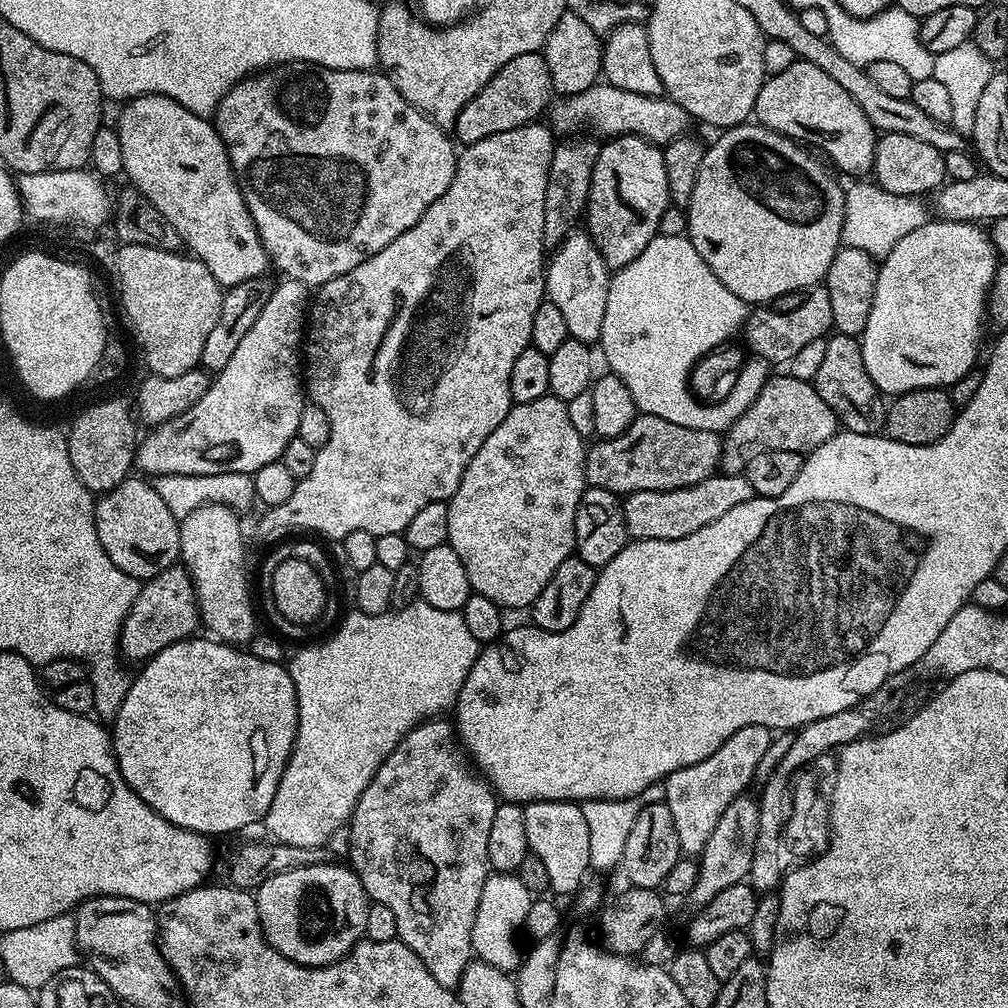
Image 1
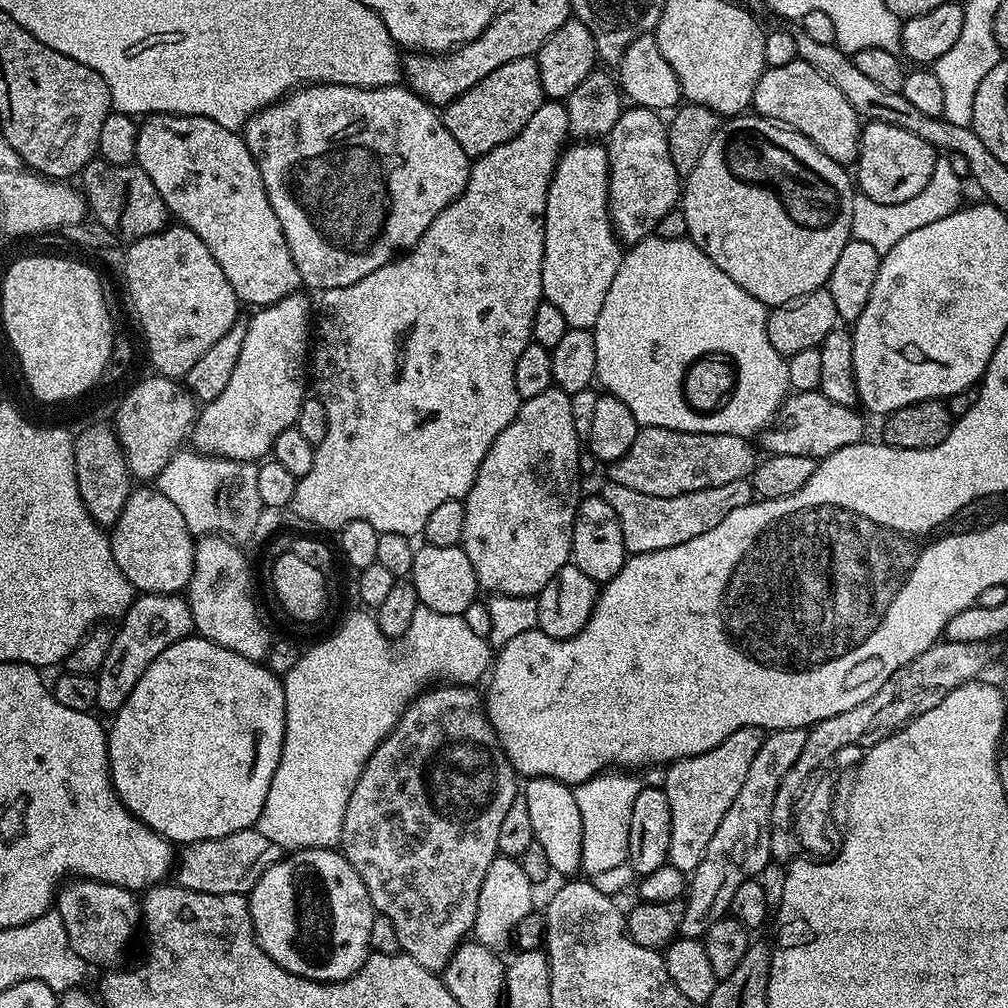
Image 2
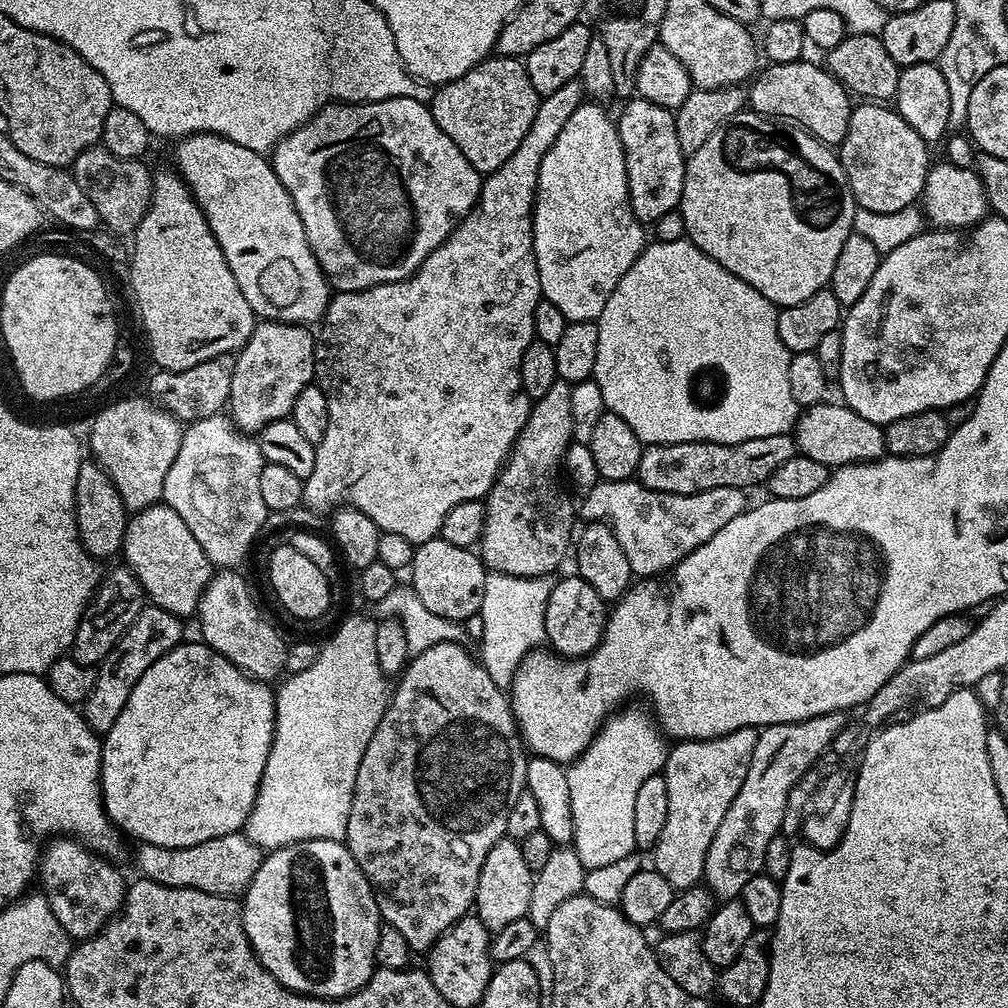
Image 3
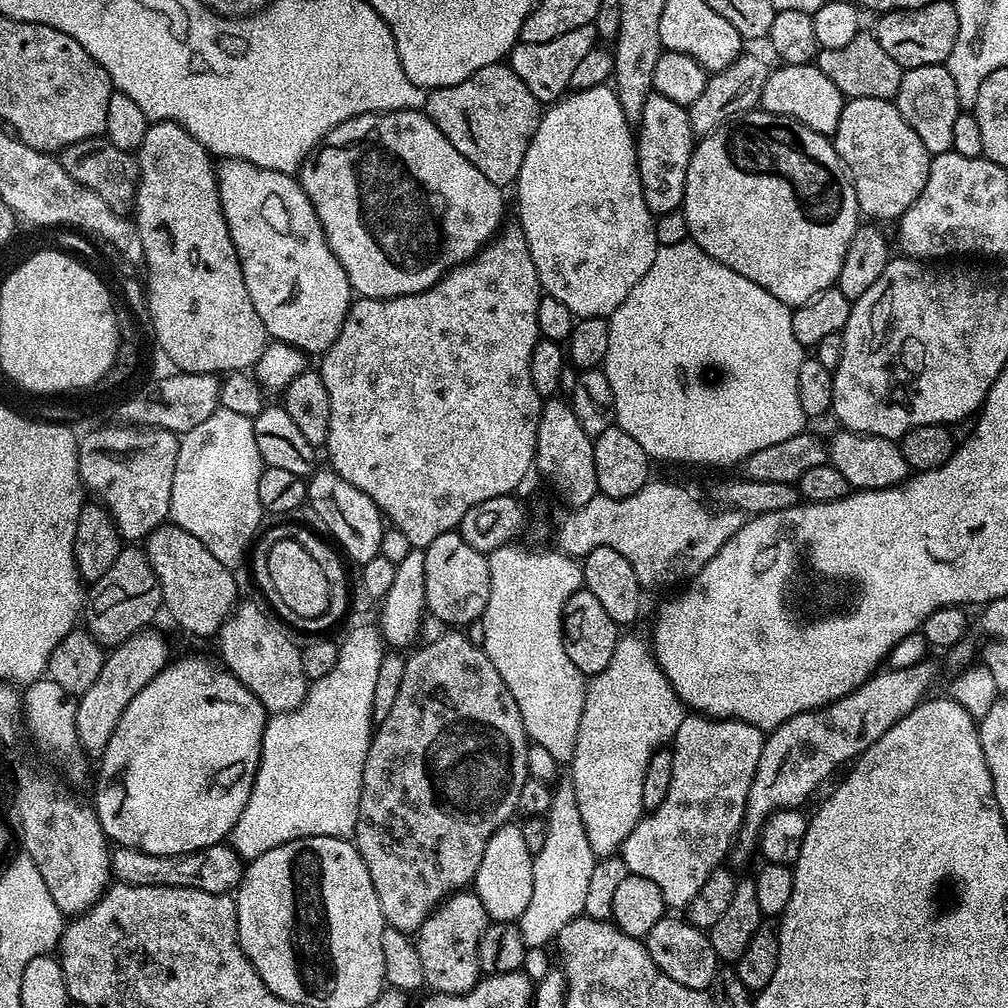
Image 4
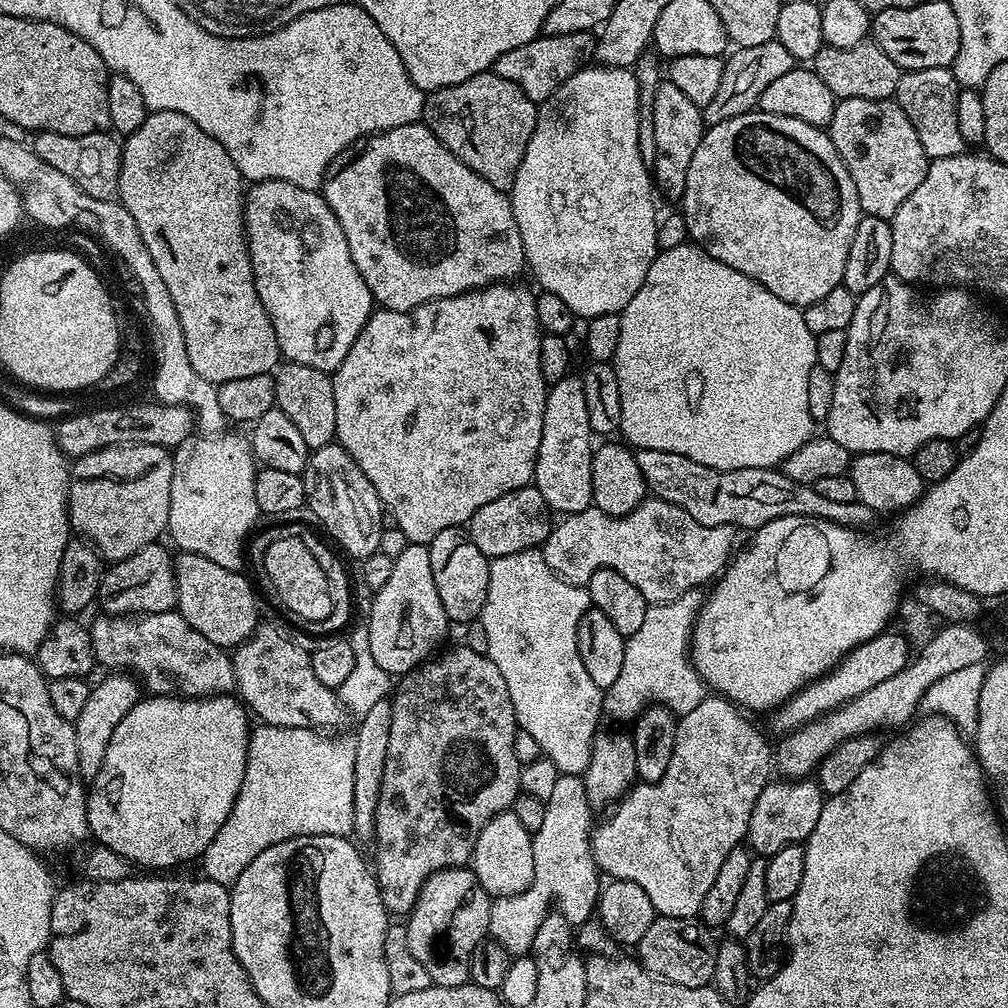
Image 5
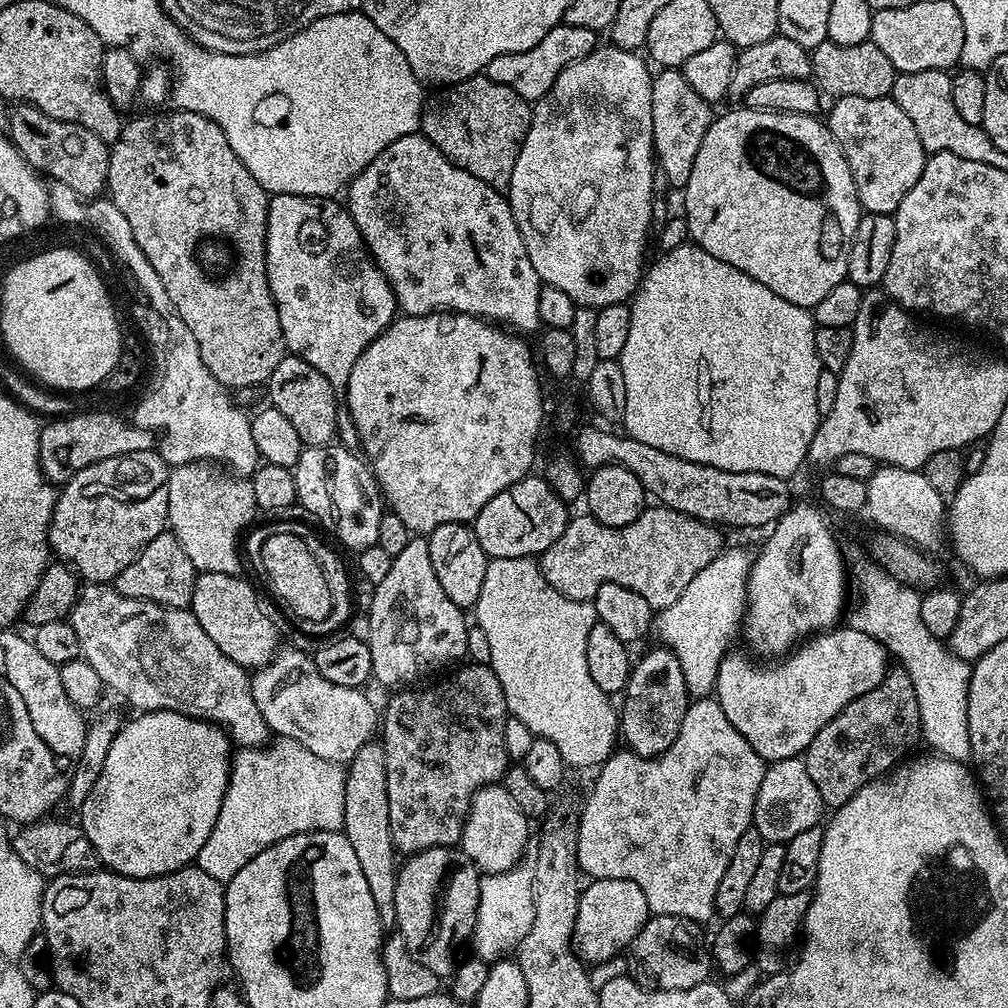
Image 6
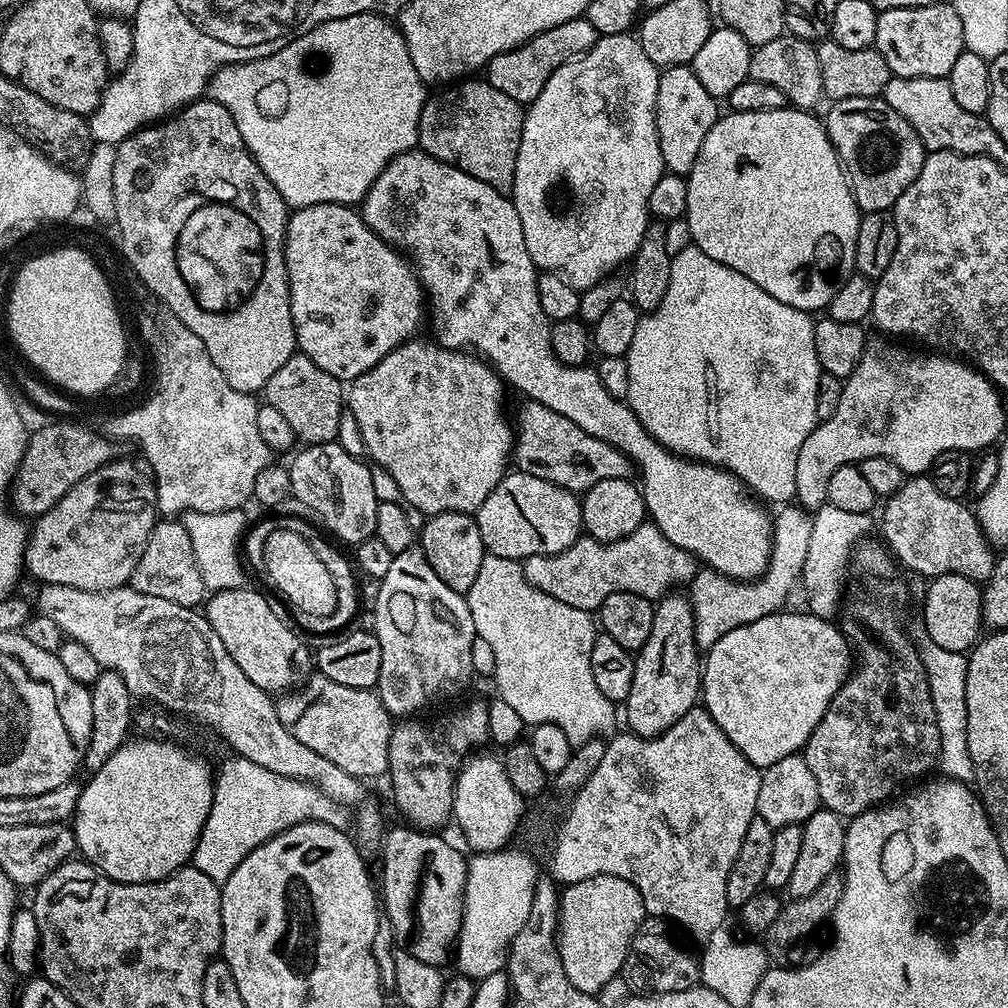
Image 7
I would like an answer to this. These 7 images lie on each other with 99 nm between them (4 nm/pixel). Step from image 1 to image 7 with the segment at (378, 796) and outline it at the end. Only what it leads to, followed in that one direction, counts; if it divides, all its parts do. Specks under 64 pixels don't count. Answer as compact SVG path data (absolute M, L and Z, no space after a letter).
M482 699L472 700L437 720L418 720L404 718L393 727L390 734L390 758L387 775L392 776L392 796L396 799L396 808L405 816L409 825L420 830L440 830L444 823L453 819L452 803L456 789L456 773L461 764L477 751L479 744L489 743L490 714L487 703Z

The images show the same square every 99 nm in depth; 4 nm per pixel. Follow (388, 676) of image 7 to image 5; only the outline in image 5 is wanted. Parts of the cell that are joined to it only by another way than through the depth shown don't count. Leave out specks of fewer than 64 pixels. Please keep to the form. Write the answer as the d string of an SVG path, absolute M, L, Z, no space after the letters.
M409 544L394 562L389 581L375 593L372 612L366 623L375 662L390 676L401 676L429 659L450 621L434 583L427 545Z

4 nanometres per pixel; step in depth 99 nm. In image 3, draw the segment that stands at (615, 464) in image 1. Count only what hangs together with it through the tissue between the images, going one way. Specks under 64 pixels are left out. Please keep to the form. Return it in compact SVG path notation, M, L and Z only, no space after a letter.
M774 434L770 438L754 438L750 442L737 444L719 444L718 442L674 442L673 444L649 444L645 447L642 458L638 462L635 479L655 492L666 494L698 494L702 490L714 490L718 486L730 486L751 490L755 484L767 485L770 474L782 466L782 462L790 462L798 454L795 439L788 434Z

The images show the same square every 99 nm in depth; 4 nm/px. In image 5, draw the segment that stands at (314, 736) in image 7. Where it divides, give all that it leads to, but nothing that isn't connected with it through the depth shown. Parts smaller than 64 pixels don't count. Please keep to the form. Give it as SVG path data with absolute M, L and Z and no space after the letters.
M257 623L256 631L252 637L245 640L231 653L236 679L235 691L239 699L246 705L257 721L282 726L283 728L314 728L317 730L336 730L346 717L346 709L340 702L340 697L335 691L322 682L314 674L314 666L310 666L310 652L306 647L295 644L284 632L279 632L272 624Z

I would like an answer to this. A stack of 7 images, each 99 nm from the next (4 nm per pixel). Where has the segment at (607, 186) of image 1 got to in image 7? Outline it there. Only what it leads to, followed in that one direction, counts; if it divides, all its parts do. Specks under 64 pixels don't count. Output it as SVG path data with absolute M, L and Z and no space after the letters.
M679 64L661 71L656 103L656 129L658 150L662 150L662 162L669 173L687 177L698 158L698 150L702 150L702 141L706 139L706 134L710 134L718 119L716 104L717 97L710 95L702 87L702 82L698 82L698 74L694 74L691 66Z

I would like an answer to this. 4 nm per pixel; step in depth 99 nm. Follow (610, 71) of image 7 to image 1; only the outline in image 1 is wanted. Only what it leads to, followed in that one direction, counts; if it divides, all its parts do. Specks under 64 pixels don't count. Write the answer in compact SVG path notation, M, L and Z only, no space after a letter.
M573 230L559 248L551 253L546 264L544 286L547 299L566 318L569 337L589 346L595 345L602 334L602 317L606 315L606 294L610 269L597 250L592 237L584 230Z

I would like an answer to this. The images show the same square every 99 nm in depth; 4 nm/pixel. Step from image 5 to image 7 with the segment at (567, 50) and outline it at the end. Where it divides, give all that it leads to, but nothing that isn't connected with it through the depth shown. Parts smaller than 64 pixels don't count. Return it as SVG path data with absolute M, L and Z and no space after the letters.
M587 18L562 22L562 26L554 26L530 38L525 44L519 44L514 50L506 50L495 56L486 65L487 82L494 86L494 90L502 90L502 94L527 106L534 102L534 98L538 98L538 94L542 94L542 86L550 82L550 74L554 74L558 66L575 60L577 56L583 56L596 44L597 39L598 33L594 26L590 26Z

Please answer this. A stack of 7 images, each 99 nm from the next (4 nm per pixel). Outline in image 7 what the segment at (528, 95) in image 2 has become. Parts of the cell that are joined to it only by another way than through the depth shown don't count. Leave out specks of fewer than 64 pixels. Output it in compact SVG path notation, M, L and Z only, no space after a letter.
M465 78L433 92L425 99L418 122L419 151L462 169L494 190L511 193L525 105L494 90L484 78Z

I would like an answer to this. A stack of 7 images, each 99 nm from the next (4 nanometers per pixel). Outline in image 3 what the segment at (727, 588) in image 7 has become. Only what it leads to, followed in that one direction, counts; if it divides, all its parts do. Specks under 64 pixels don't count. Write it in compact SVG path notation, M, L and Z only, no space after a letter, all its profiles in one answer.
M617 711L605 720L590 746L566 770L574 822L572 847L585 871L614 866L635 851L635 795L646 778L659 775L670 751L659 723L644 712Z

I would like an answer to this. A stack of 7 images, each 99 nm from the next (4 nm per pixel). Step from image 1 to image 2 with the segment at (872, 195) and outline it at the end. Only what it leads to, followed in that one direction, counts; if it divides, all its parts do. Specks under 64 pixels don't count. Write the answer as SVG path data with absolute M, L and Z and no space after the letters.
M947 158L937 159L934 174L930 174L930 182L922 189L922 194L914 194L907 202L874 202L874 198L857 195L854 198L854 218L852 219L852 239L867 242L882 254L888 252L906 234L926 226L929 222L938 222L938 218L946 218L950 214L959 212L962 207L960 199L964 196L965 181L954 174Z

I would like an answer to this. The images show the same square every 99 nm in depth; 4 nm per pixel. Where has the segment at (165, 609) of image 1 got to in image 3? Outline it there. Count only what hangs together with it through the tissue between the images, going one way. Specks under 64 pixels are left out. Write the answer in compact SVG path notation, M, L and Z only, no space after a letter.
M155 606L144 607L138 618L134 618L114 650L110 650L110 654L96 668L94 690L90 690L82 705L84 721L93 732L106 733L114 722L118 722L118 714L122 714L122 706L126 706L126 698L130 698L130 690L134 690L138 678L142 678L142 674L146 674L146 670L150 670L162 654L177 648L185 639L184 628L180 624L183 624L181 617Z

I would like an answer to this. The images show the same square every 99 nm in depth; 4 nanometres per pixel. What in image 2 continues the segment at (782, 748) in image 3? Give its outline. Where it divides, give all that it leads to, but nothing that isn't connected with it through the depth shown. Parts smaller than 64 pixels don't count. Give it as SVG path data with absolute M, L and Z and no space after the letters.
M777 728L765 735L758 754L754 756L754 760L750 764L749 773L746 774L745 783L741 787L741 793L734 798L733 805L722 818L721 825L714 832L714 837L710 838L702 862L691 873L686 892L682 926L680 927L680 936L683 939L701 939L709 926L731 909L734 894L737 893L738 887L742 886L742 882L759 877L760 872L767 864L771 863L769 832L770 812L773 810L774 795L780 785L780 779L798 760L798 754L802 754L802 746L806 746L807 737L807 728Z

